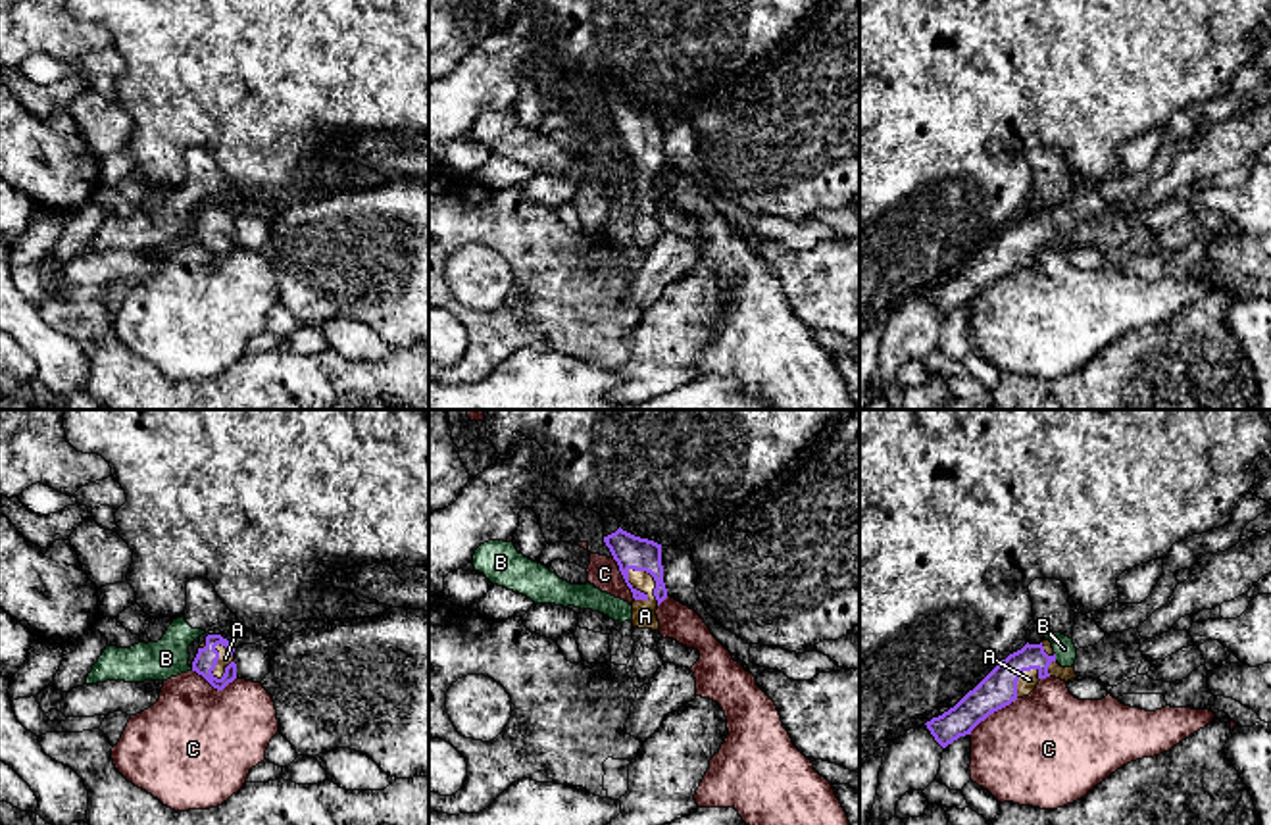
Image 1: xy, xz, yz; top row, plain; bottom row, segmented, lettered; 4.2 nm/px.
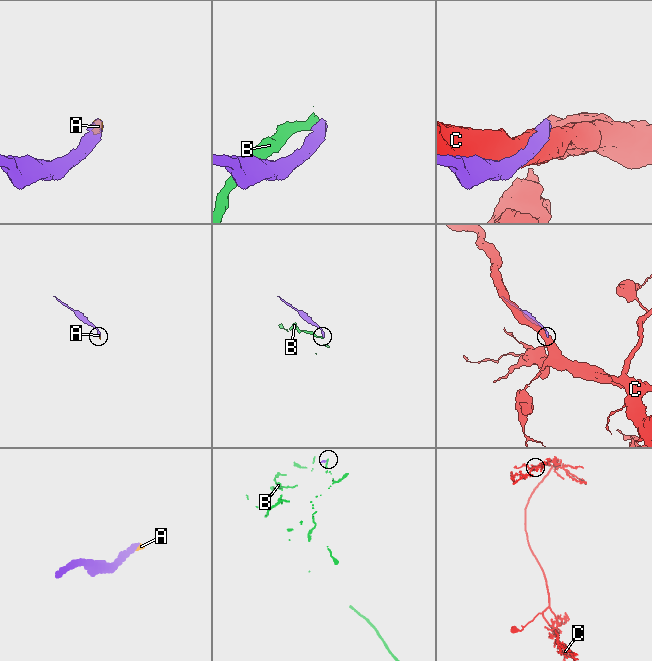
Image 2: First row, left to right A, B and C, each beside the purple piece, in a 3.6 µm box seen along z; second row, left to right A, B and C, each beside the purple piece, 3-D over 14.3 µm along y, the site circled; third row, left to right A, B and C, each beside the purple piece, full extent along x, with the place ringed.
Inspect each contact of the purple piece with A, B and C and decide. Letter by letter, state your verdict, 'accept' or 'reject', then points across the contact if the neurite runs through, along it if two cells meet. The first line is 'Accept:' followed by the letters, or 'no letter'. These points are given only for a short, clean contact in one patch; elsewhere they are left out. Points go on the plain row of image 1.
Accept: A
A: accept; runs through xz (631, 122), (654, 149), (645, 185)
B: reject; border along yz (1054, 222), (1056, 229)
C: reject

